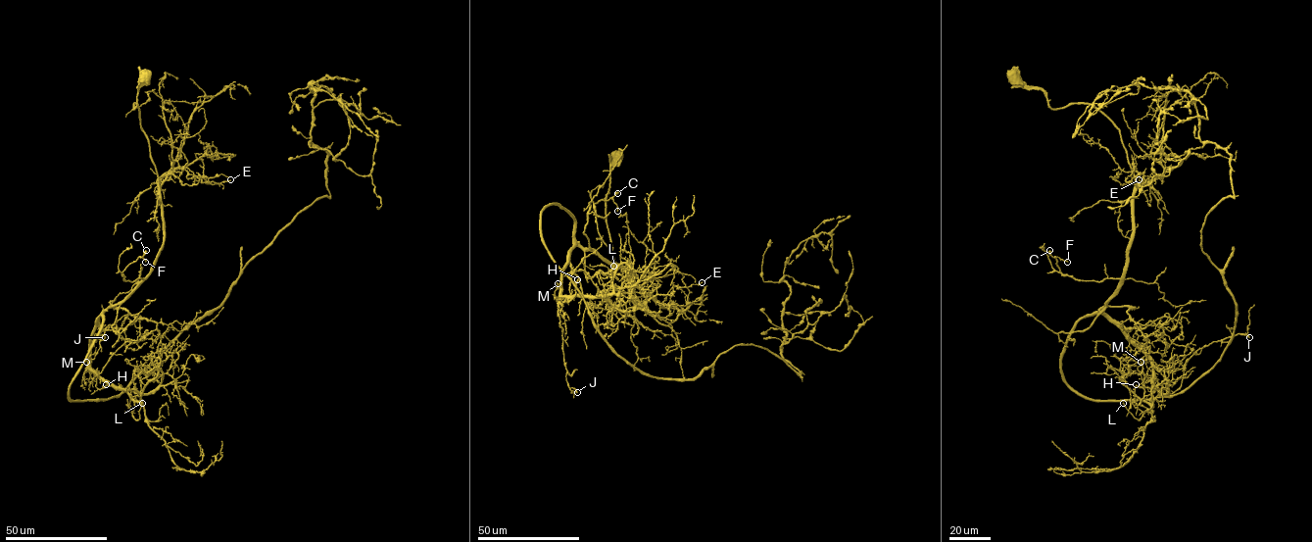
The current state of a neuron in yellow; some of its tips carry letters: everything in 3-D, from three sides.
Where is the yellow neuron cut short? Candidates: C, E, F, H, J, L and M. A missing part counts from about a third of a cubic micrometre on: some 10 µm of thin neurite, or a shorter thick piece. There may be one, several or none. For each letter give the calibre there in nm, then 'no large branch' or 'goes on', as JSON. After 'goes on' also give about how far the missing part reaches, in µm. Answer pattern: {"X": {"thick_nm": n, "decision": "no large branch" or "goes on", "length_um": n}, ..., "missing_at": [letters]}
{"C": {"thick_nm": 240, "decision": "no large branch"}, "E": {"thick_nm": 220, "decision": "no large branch"}, "F": {"thick_nm": 200, "decision": "no large branch"}, "H": {"thick_nm": 280, "decision": "no large branch"}, "J": {"thick_nm": 340, "decision": "no large branch"}, "L": {"thick_nm": 240, "decision": "goes on", "length_um": 50}, "M": {"thick_nm": 280, "decision": "goes on", "length_um": 60}, "missing_at": ["L", "M"]}

